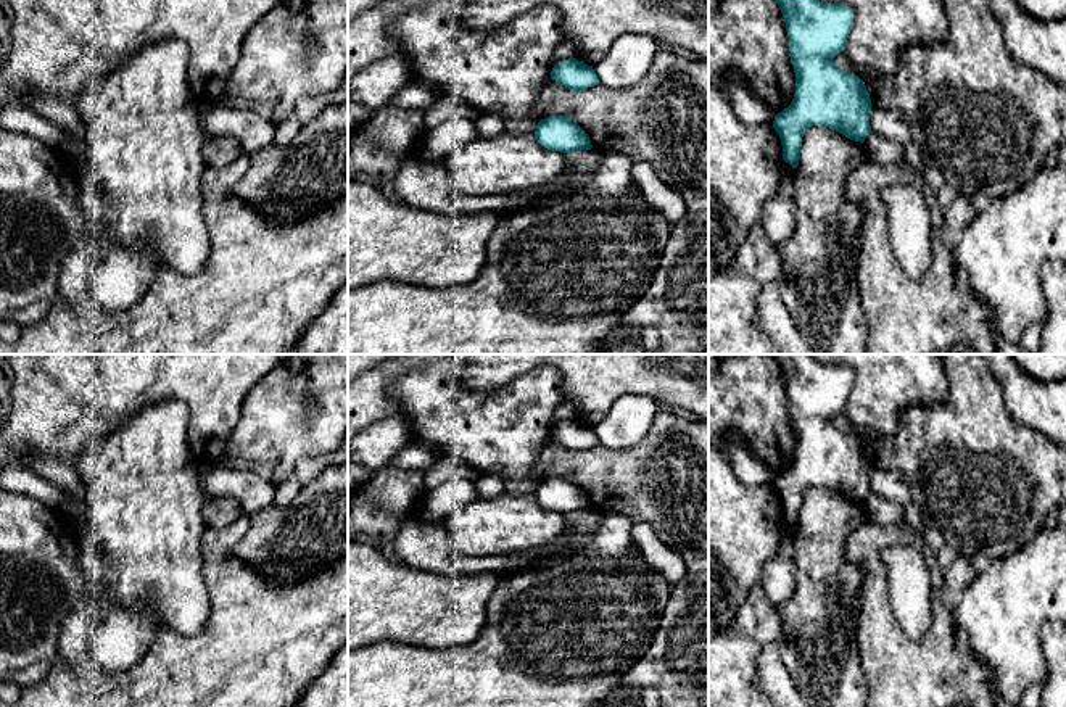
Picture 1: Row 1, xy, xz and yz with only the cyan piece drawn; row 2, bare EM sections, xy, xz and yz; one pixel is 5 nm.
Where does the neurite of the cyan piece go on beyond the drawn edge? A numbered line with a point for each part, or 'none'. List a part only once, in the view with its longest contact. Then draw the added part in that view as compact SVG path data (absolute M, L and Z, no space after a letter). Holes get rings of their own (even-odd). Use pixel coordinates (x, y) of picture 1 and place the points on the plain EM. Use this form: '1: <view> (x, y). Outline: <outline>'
none

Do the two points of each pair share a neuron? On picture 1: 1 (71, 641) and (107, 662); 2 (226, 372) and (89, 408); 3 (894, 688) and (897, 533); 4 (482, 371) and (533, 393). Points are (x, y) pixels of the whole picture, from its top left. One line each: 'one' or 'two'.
1: two
2: one
3: one
4: two

